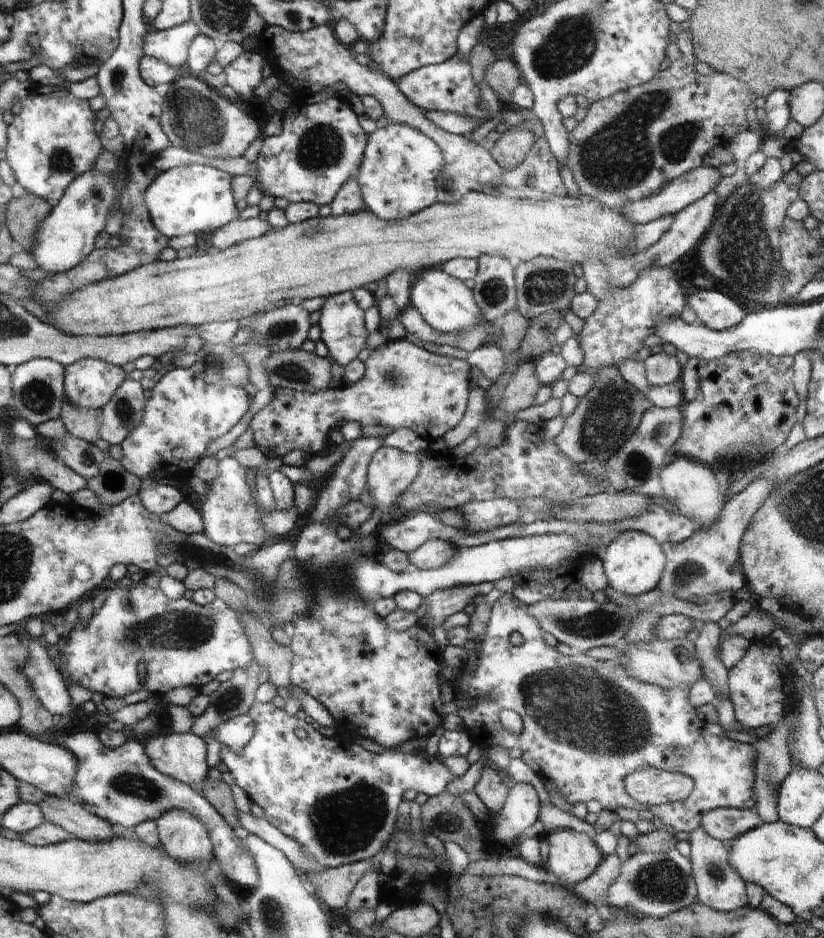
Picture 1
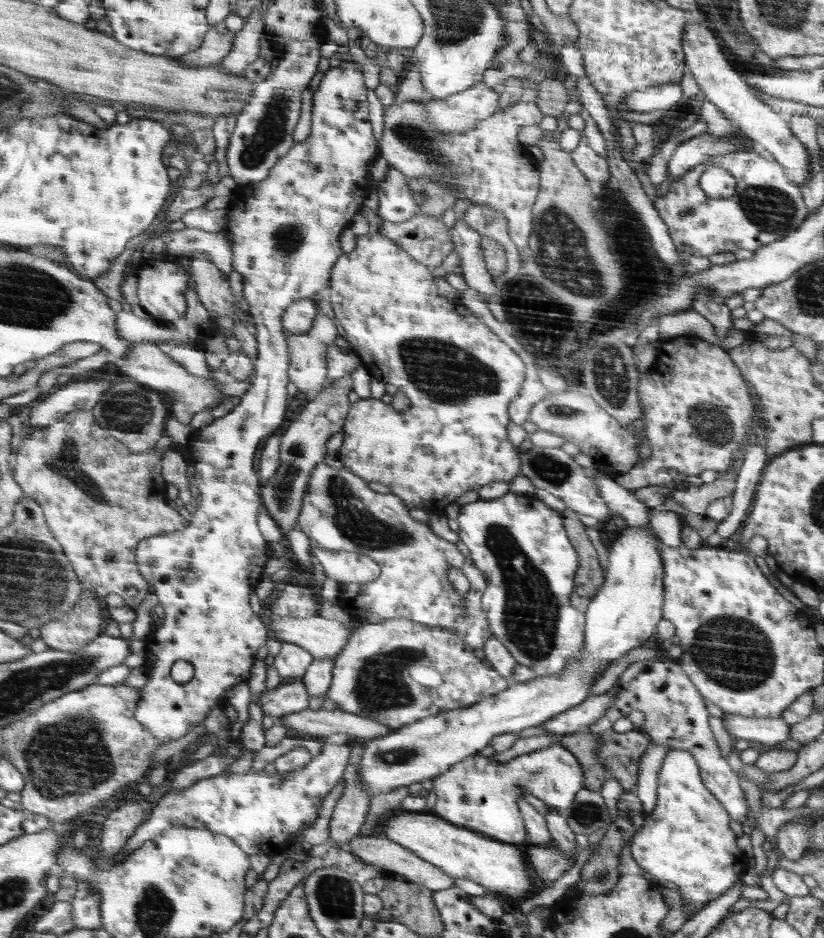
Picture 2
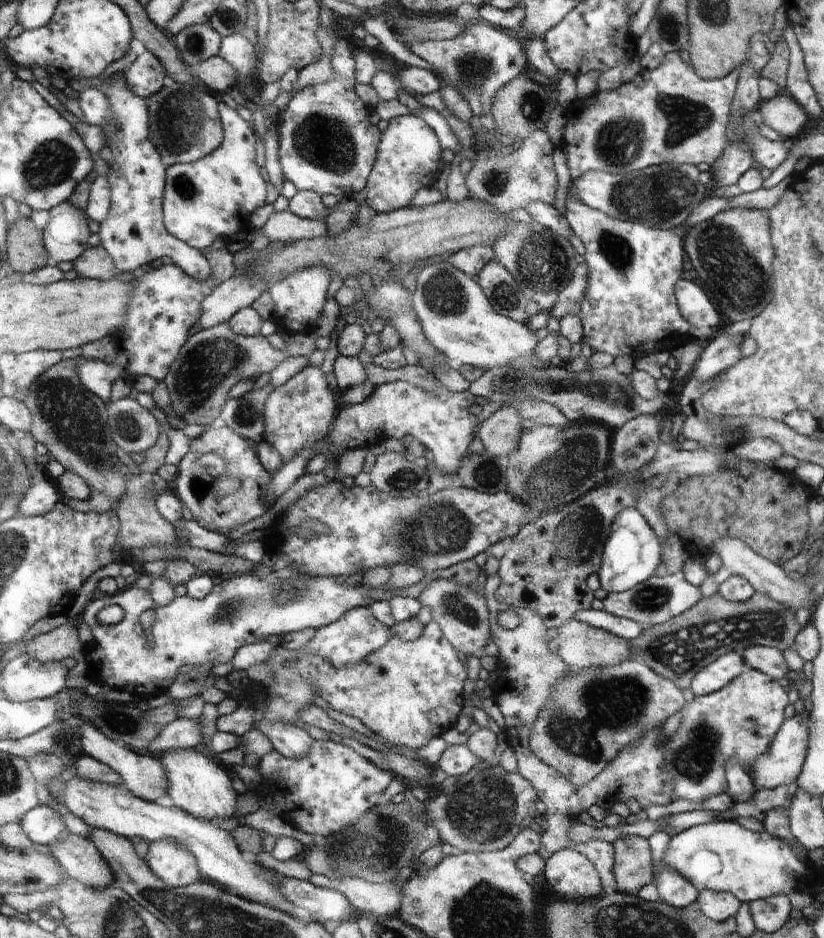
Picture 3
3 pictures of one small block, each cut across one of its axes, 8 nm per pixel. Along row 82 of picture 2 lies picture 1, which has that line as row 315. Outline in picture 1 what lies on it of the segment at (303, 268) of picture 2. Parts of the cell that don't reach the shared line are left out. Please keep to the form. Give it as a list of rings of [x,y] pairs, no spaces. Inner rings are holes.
[[[350,291],[329,296],[317,313],[316,322],[321,328],[321,341],[328,348],[330,360],[341,367],[356,360],[358,352],[367,346],[368,332],[364,328],[364,312]]]

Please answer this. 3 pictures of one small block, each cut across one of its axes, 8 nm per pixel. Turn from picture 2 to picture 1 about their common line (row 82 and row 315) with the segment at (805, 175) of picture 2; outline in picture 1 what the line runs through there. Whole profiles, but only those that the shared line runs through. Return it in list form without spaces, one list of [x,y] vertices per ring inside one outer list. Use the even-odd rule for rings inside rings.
[[[701,290],[689,296],[690,306],[697,314],[698,322],[715,331],[725,331],[740,324],[747,315],[730,297],[721,292]]]

